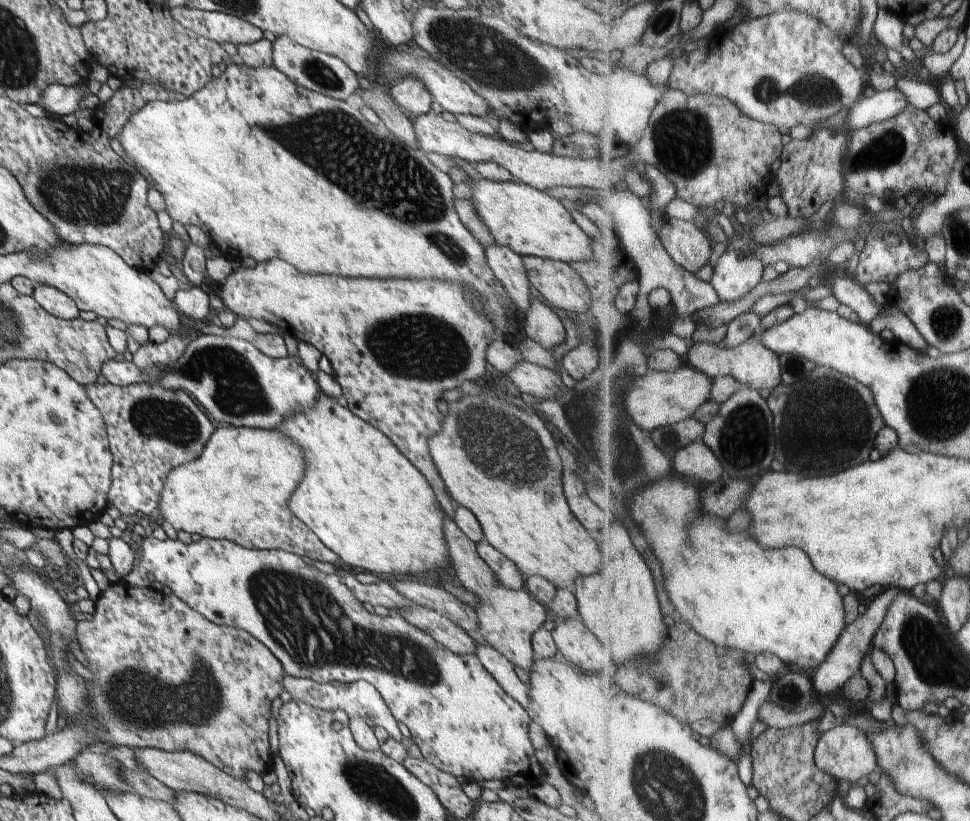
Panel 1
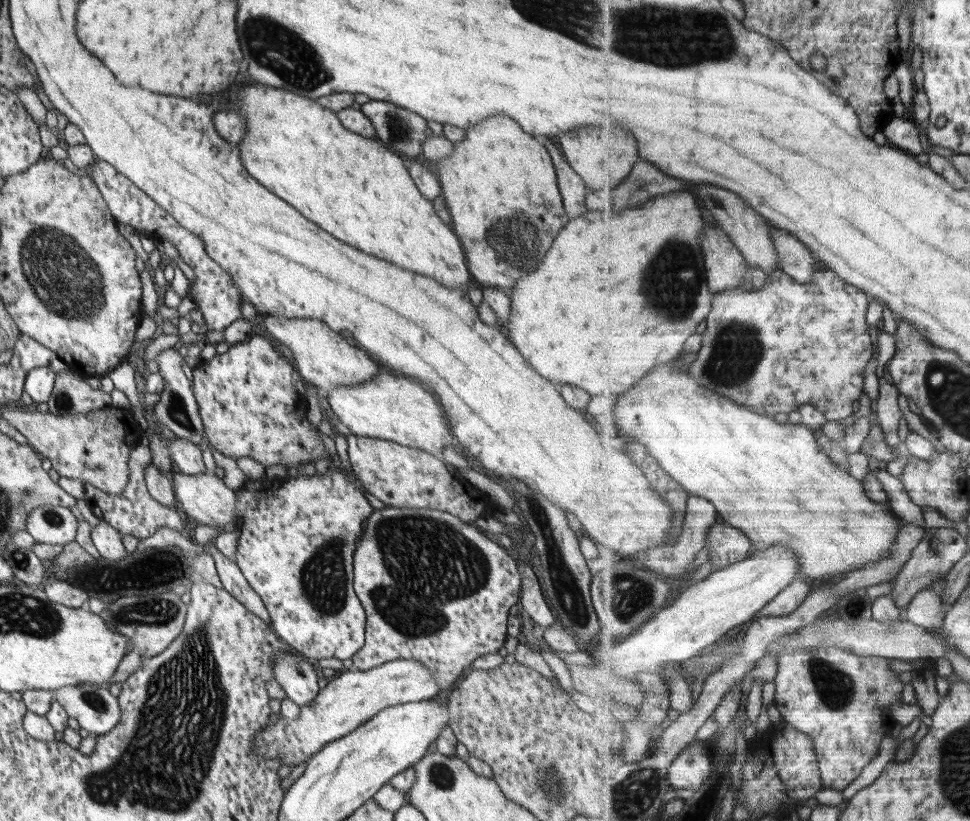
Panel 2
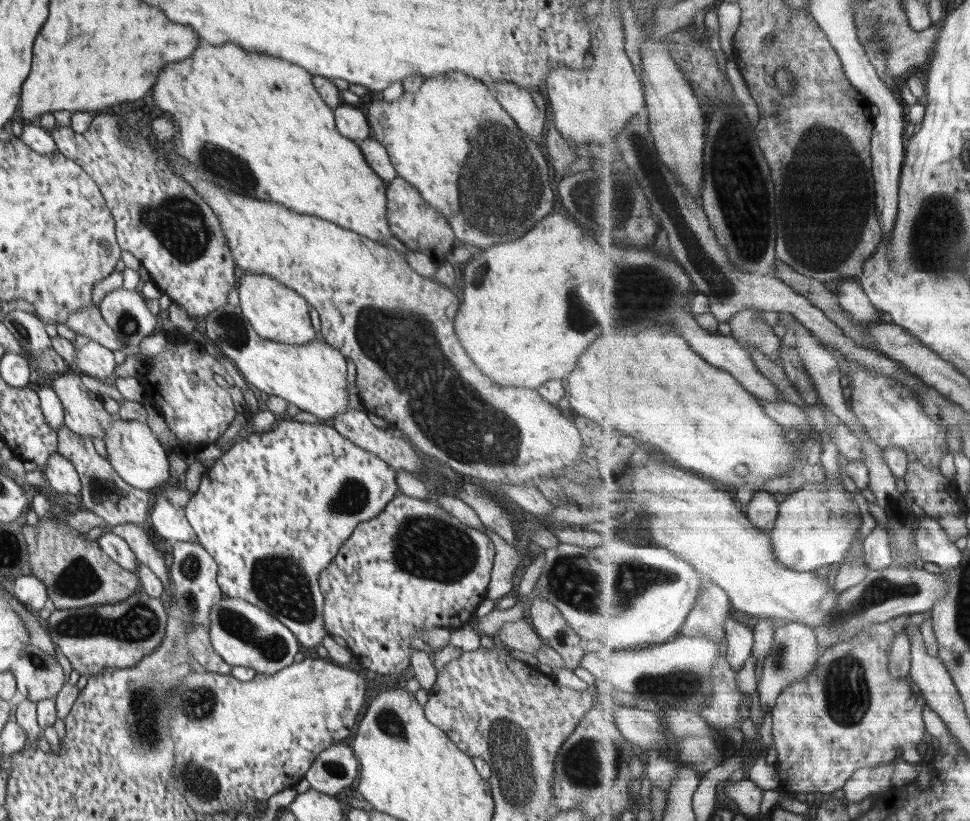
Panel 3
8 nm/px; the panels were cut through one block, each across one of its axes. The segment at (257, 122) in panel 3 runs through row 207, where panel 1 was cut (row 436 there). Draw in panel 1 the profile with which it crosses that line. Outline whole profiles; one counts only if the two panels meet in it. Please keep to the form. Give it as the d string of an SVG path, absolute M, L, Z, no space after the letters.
M321 393L314 408L284 418L278 430L296 442L306 460L306 472L288 506L316 536L348 566L364 568L366 573L420 576L435 570L450 570L450 552L444 538L445 512L430 482L394 443L375 426L364 422L335 398Z

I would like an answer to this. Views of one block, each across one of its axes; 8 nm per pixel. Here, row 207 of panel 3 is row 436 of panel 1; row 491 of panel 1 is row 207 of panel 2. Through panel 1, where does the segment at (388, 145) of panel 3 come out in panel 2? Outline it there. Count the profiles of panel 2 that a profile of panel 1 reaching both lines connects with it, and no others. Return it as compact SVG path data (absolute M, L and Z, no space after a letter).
M492 115L465 132L462 141L454 142L454 151L435 162L441 196L452 216L450 225L464 248L469 274L482 286L509 291L521 276L532 272L544 260L554 236L568 224L556 170L547 148L510 117Z

